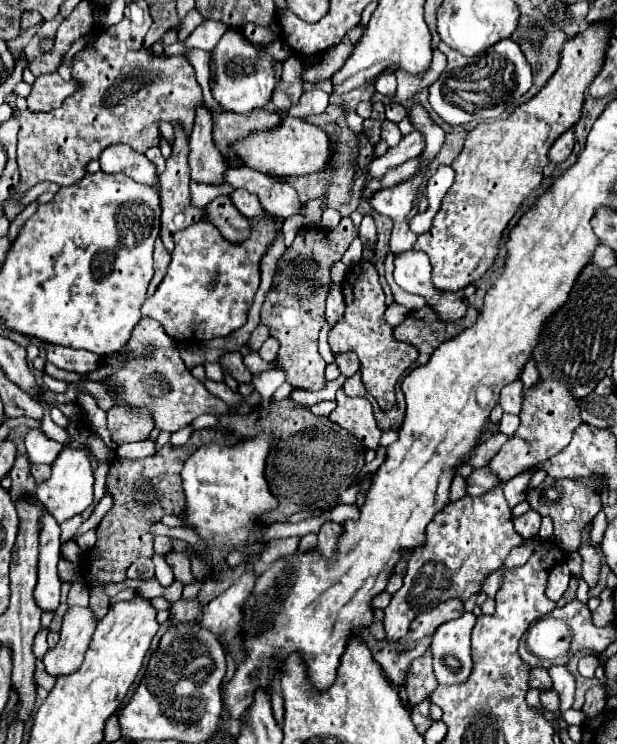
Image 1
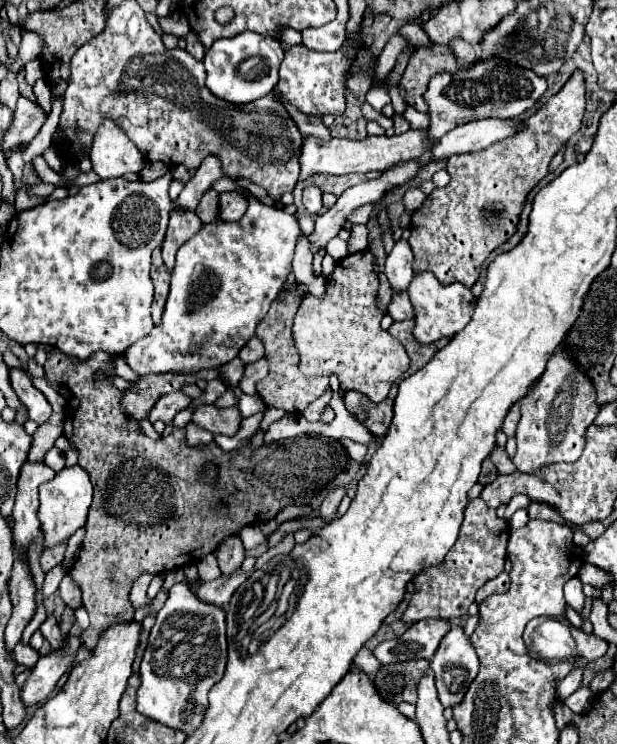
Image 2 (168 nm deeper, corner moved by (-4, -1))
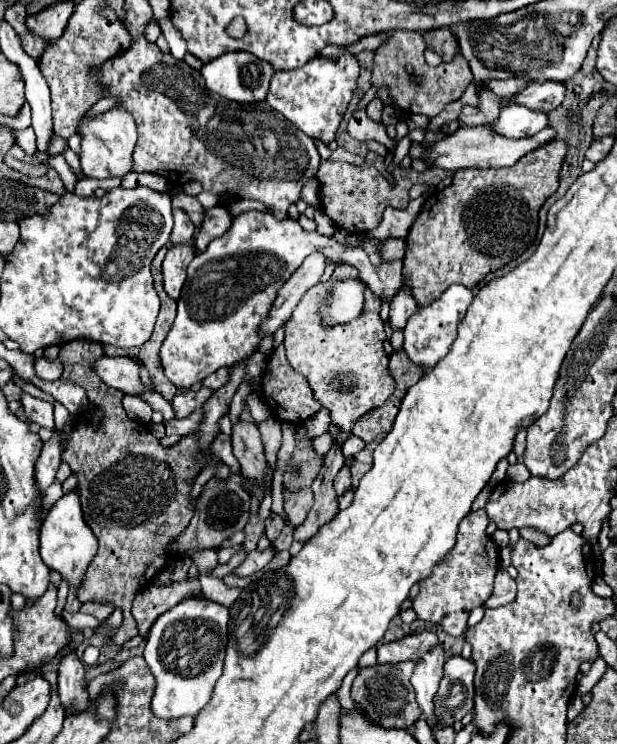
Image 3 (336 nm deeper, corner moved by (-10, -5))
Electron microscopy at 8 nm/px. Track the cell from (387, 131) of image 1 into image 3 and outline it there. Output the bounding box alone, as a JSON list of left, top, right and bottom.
[347,111,395,151]

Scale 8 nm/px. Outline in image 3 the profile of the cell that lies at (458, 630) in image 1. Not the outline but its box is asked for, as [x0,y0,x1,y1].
[435,655,475,727]

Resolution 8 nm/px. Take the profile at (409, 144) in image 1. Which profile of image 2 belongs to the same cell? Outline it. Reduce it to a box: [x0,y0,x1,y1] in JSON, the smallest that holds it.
[425,57,547,141]

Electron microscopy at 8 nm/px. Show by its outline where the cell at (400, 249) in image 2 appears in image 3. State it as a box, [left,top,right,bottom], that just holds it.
[389,287,417,331]

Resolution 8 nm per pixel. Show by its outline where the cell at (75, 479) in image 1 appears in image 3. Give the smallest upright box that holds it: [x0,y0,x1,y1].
[39,491,97,611]

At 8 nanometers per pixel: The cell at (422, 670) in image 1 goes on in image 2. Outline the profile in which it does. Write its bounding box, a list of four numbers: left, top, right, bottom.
[375,659,429,705]

